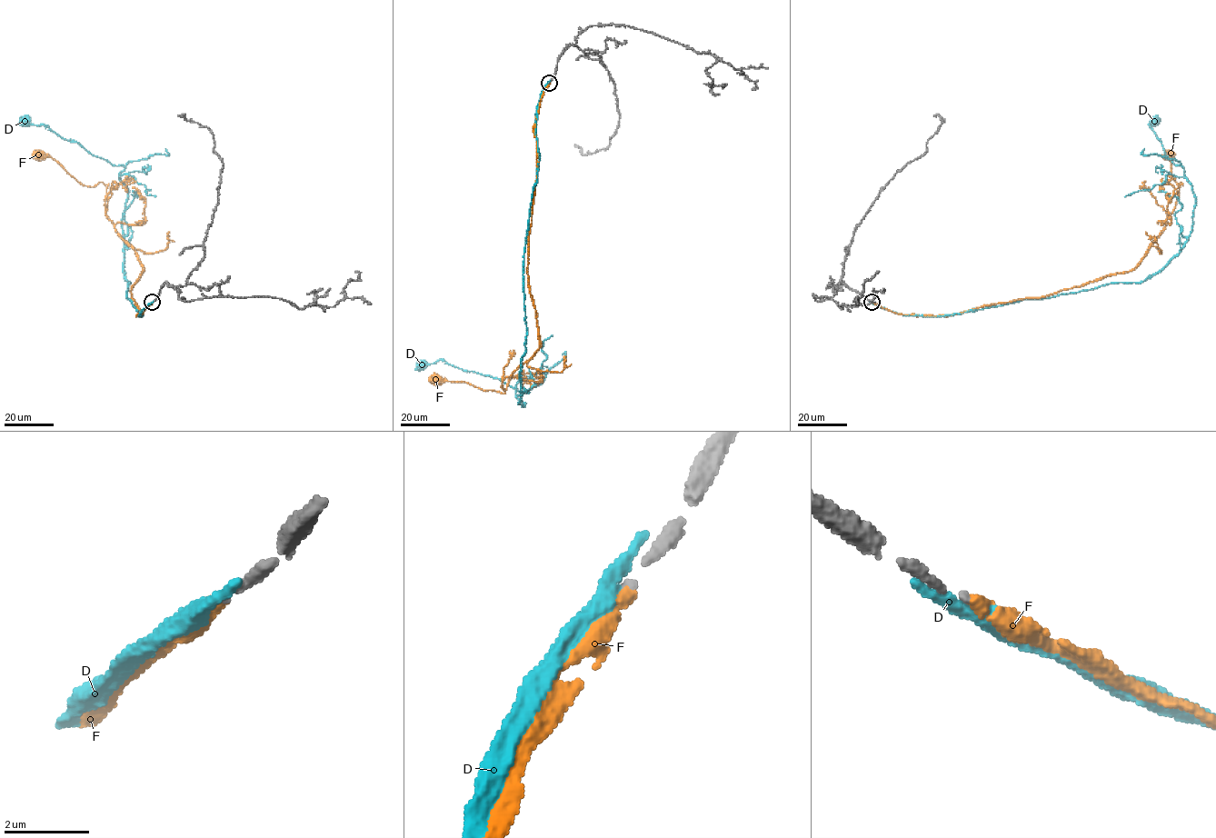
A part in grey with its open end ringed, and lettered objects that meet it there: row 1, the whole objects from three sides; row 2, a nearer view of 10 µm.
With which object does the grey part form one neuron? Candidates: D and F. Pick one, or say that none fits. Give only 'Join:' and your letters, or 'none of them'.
Join: F

